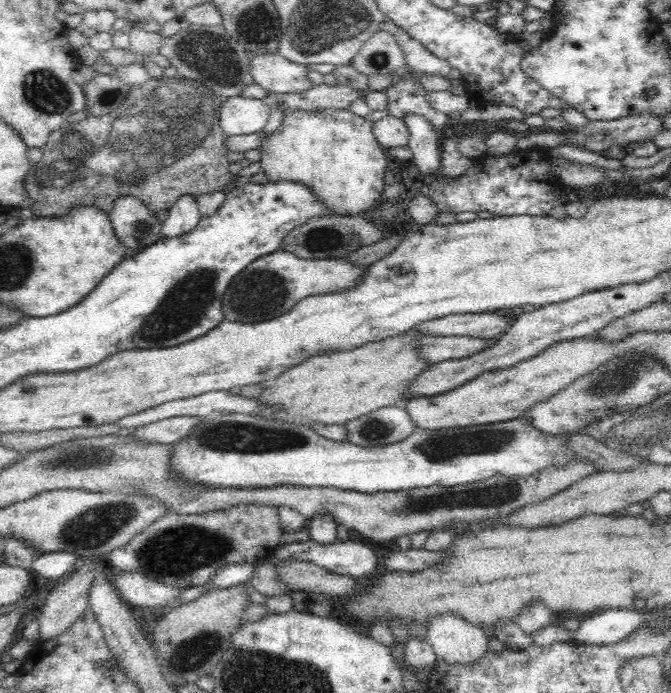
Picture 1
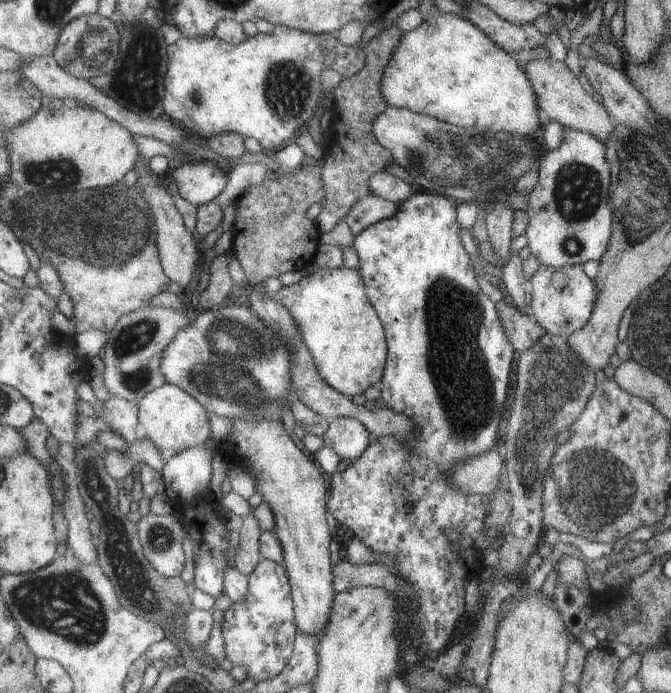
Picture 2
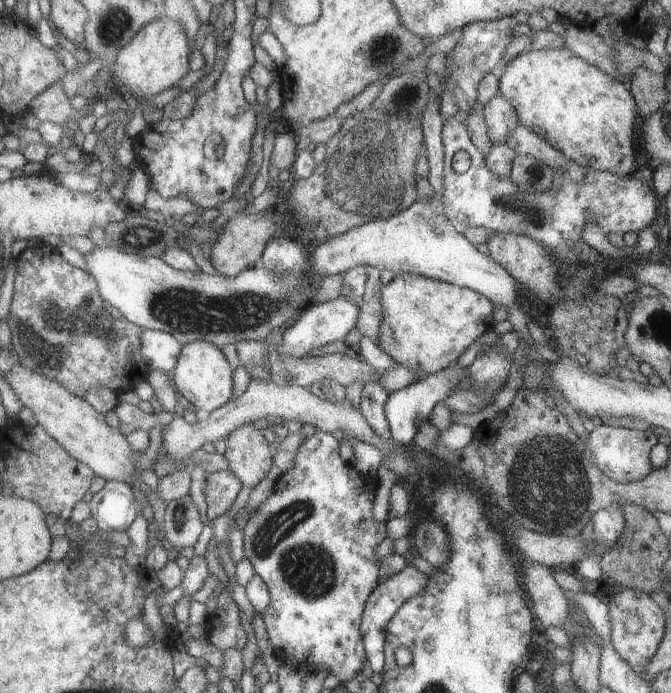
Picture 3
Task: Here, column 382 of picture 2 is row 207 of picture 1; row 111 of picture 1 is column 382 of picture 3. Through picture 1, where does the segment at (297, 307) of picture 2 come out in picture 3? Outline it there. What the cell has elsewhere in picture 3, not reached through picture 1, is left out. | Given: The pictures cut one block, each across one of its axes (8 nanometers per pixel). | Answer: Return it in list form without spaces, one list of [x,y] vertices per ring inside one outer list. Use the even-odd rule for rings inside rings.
[[[412,273],[396,274],[380,291],[382,322],[378,327],[379,339],[374,343],[401,367],[412,368],[420,374],[437,373],[458,362],[467,347],[495,325],[492,319],[493,304],[477,292],[457,287],[430,277]]]

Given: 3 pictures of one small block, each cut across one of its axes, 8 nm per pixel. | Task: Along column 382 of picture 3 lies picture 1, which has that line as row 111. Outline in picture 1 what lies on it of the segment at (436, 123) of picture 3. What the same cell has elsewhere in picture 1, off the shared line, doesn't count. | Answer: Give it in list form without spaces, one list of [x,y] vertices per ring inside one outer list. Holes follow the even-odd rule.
[[[226,97],[219,113],[219,126],[226,136],[261,132],[269,121],[269,107],[260,98]]]

